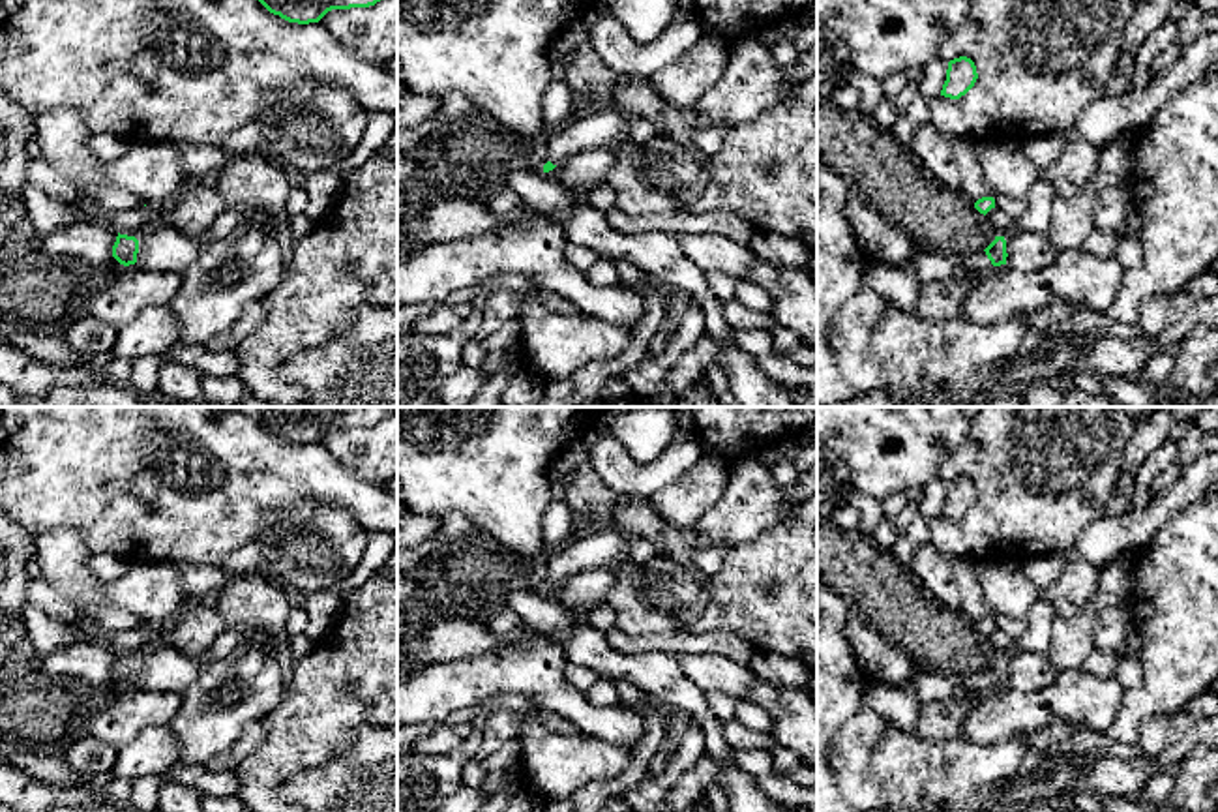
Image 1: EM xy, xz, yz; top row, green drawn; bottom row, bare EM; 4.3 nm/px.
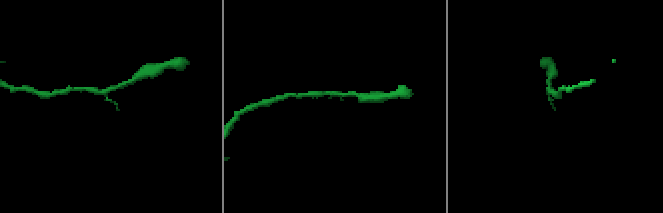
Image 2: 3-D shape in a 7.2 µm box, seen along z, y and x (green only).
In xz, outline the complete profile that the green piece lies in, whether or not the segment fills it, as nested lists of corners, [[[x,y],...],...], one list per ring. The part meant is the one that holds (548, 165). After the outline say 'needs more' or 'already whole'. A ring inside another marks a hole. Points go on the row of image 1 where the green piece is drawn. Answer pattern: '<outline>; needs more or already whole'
[[[605,109],[592,114],[579,114],[549,133],[549,154],[543,173],[566,163],[587,150],[609,148],[618,143],[630,124],[620,109]]]; needs more

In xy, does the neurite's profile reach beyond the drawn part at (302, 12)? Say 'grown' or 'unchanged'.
unchanged

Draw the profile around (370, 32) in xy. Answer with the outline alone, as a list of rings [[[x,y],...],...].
[[[397,0],[369,8],[332,9],[320,23],[356,56],[382,64],[397,54]]]

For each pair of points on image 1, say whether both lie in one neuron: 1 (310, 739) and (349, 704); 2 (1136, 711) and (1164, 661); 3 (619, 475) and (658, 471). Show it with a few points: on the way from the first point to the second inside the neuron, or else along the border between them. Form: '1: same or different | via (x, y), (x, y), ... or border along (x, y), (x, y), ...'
1: same | via (319, 730), (340, 709)
2: same | via (1149, 698), (1164, 683), (1164, 674)
3: same | via (628, 475), (649, 475)

